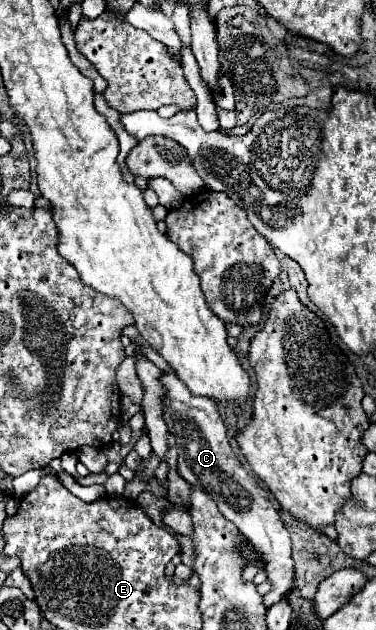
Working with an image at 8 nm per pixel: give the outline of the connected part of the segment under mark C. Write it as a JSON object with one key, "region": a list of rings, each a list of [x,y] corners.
{"region":[[[164,373],[162,383],[168,389],[168,405],[164,409],[164,421],[170,429],[170,433],[174,433],[176,437],[176,449],[178,449],[178,471],[180,475],[190,483],[190,485],[202,485],[202,489],[208,491],[208,495],[216,501],[218,509],[222,511],[222,515],[232,521],[240,533],[254,545],[254,551],[260,555],[262,563],[264,563],[264,571],[268,581],[272,581],[272,591],[268,595],[264,595],[264,605],[272,607],[278,601],[288,599],[288,593],[294,589],[294,561],[292,561],[292,547],[290,547],[290,533],[286,531],[280,513],[272,507],[268,493],[248,475],[248,471],[242,467],[242,463],[238,461],[238,457],[234,455],[230,443],[228,443],[228,435],[226,435],[226,427],[222,423],[222,417],[218,413],[218,407],[212,399],[208,397],[198,397],[192,395],[190,389],[186,389],[186,385],[182,385],[182,381],[176,377],[176,373]]]}

